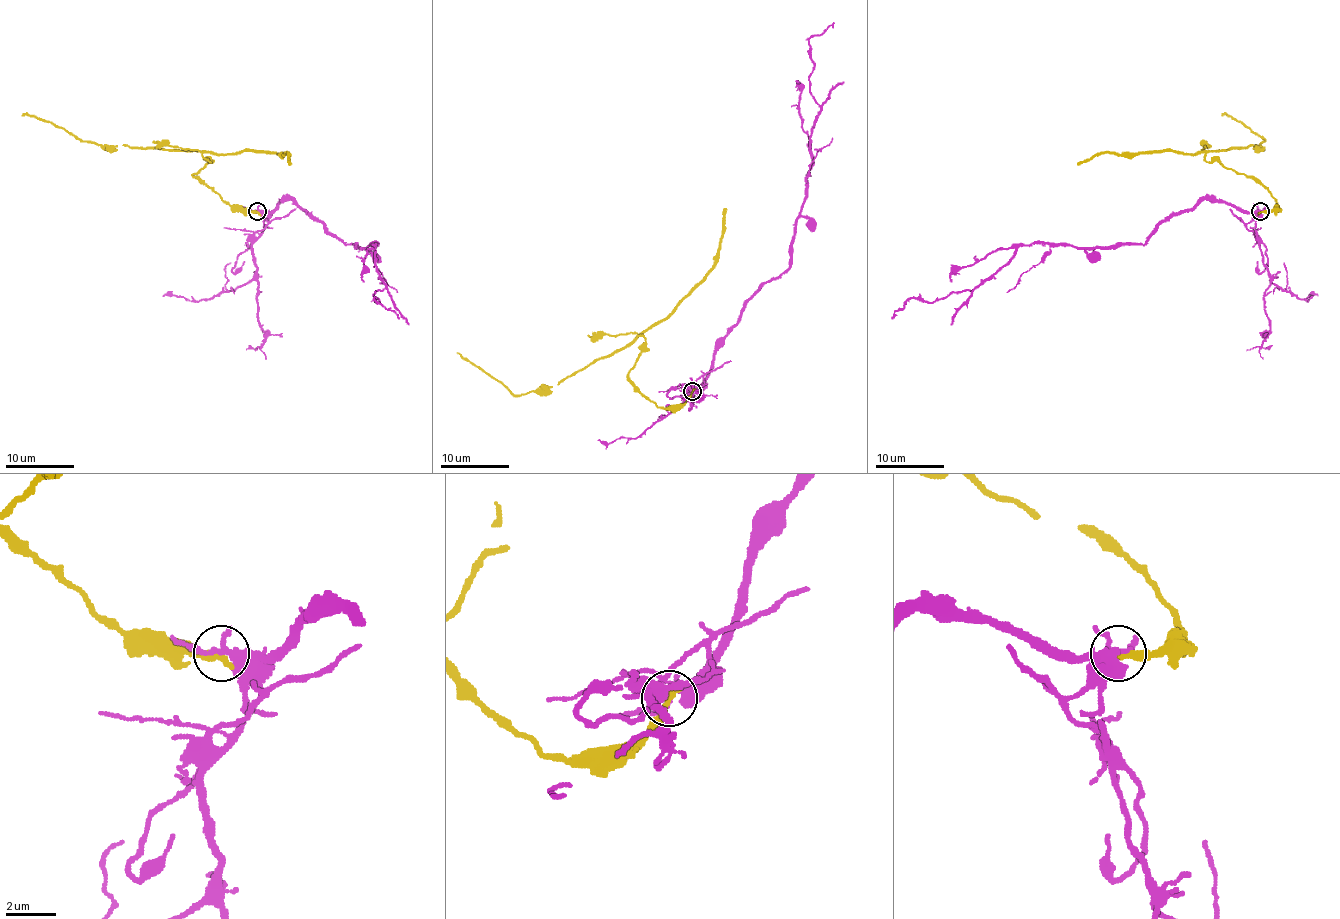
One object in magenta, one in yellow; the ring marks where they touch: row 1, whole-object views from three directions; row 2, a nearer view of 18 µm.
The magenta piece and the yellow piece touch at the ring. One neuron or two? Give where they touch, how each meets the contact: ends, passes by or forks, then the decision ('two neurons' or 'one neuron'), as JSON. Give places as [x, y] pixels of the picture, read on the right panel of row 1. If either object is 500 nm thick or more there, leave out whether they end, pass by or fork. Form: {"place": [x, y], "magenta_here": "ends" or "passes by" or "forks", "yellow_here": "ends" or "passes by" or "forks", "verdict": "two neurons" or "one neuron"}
{"place": [1260, 211], "magenta_here": "forks", "yellow_here": "ends", "verdict": "two neurons"}

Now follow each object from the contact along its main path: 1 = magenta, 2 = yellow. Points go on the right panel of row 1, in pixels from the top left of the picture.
1: (1261, 211), (1200, 200), (1171, 212), (1137, 245), (1020, 245), (975, 286), (932, 302), (908, 298), (891, 319)
2: (1261, 211), (1273, 209), (1276, 199), (1259, 181), (1209, 161), (1206, 154), (1264, 140), (1242, 121), (1221, 116)

